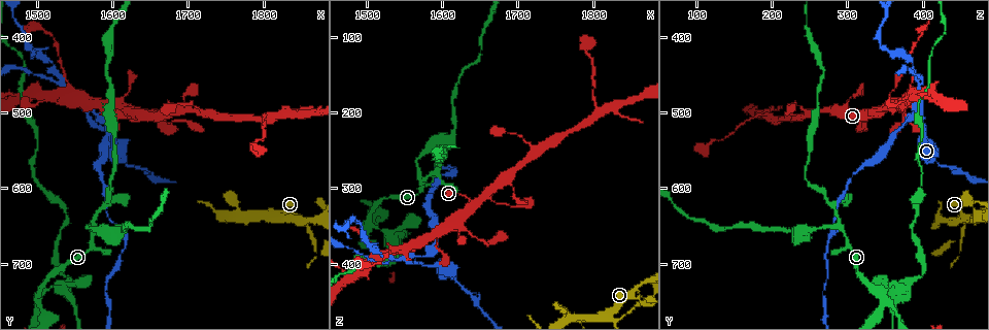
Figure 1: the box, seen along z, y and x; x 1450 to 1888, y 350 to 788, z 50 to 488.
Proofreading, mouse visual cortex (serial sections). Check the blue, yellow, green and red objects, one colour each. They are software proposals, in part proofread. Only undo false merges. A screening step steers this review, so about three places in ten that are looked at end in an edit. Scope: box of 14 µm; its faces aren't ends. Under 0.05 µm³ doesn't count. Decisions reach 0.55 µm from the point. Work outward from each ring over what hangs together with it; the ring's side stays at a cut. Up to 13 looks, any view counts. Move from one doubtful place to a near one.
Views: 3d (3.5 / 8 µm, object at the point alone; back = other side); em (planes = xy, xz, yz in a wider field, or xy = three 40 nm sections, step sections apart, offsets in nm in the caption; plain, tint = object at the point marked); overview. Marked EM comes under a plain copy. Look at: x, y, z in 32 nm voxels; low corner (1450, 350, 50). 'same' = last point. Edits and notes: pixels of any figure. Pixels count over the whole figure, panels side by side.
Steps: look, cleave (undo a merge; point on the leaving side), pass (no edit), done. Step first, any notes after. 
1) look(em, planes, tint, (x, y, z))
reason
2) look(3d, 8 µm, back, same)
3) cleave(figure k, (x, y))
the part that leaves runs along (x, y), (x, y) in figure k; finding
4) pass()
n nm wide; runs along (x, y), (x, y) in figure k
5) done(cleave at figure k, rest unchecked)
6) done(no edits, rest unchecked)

look(3d, 3.5 µm, (1560, 485, 395))
arms run side by side

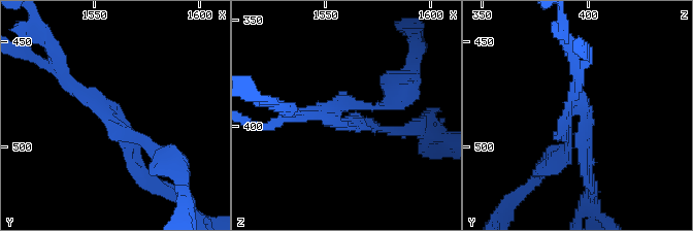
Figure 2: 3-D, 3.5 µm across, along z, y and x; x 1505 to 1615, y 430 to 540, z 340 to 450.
look(em, planes, tint, (1559, 485, 398))
shape alone is not enough

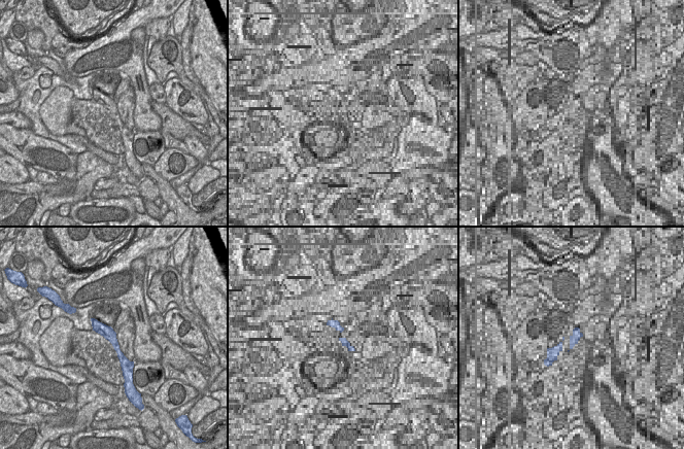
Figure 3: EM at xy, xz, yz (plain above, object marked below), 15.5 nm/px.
look(em, xy, step 1, tint, same)
another direction

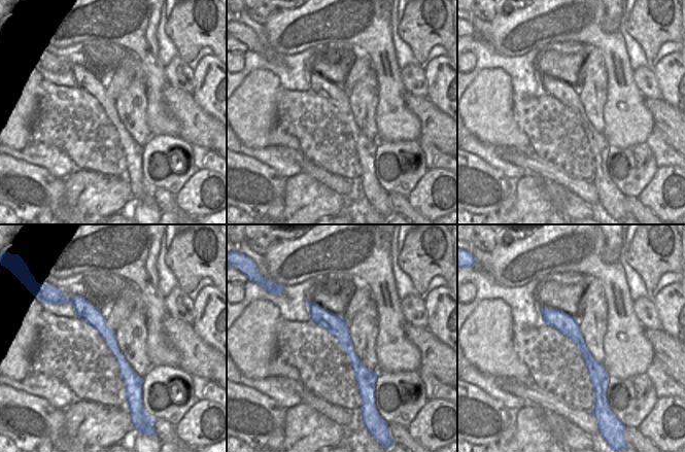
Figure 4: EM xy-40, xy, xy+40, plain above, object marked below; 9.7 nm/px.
cleave(figure 2, (114, 137))
3 arms; arms of 150, 150, 200 nm; the part that leaves runs along (109, 113), (175, 164) in figure 2; two cells meet here

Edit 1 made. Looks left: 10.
look(overview)

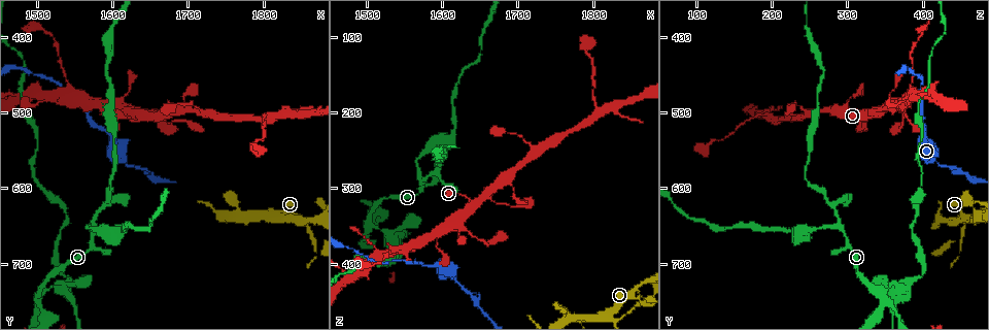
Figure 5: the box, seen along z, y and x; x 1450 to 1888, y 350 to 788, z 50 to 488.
look(3d, 3.5 µm, back, (1620, 470, 355))
narrows sharply

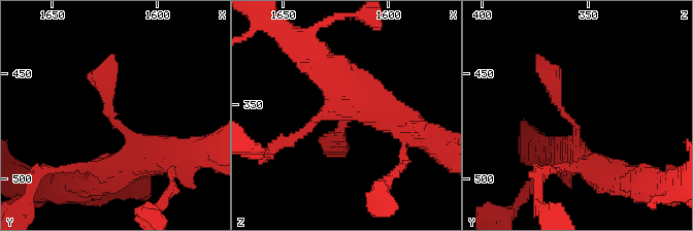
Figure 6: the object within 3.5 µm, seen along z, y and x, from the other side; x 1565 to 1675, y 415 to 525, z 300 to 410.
pass()
continuous, no second cell

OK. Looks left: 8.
look(3d, 8 µm, back, (1575, 650, 290))
a fork

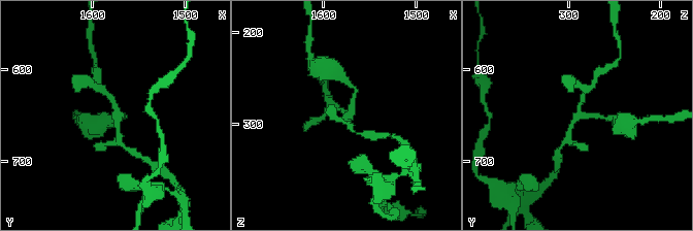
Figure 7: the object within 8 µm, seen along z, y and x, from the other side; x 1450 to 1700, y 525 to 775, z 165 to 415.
look(3d, 3.5 µm, (1572, 648, 288))
closer look

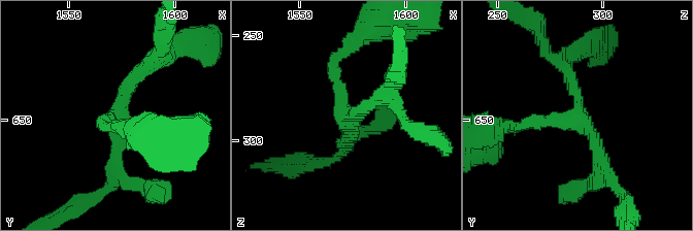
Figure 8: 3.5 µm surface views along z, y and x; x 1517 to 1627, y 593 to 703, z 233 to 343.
pass()
all the same cell

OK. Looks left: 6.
look(3d, 3.5 µm, back, (1500, 740, 340))
four or more arms meet

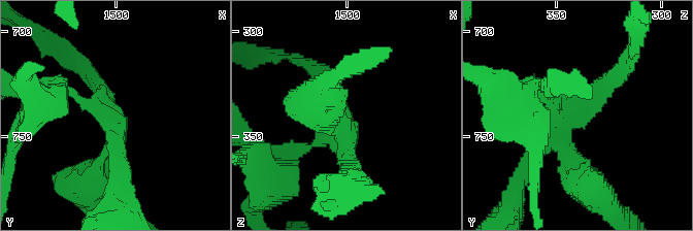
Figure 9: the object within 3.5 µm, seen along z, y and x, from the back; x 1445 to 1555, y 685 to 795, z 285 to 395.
pass()
arms of 150, 150, 200, 200 nm; runs along (323, 76), (345, 127), (292, 156) in figure 9; one cell here

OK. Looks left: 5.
look(3d, 8 µm, (1600, 495, 260))
sudden change in width

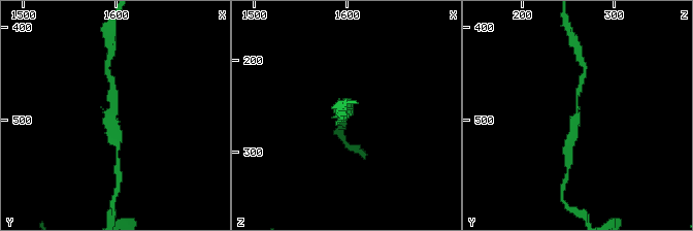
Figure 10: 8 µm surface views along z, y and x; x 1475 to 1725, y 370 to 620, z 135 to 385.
look(em, xy, step 2, tint, (1596, 492, 260))
shape alone is not enough

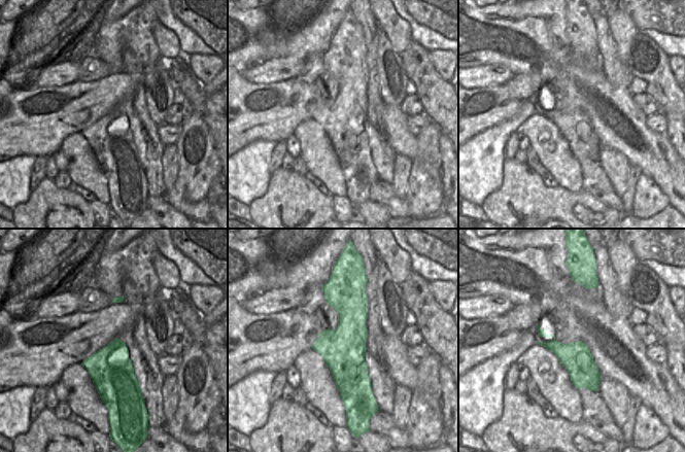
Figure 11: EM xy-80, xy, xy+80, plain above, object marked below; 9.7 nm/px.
pass()
420 nm wide; runs along (570, 141), (574, 134), (581, 81) in figure 10; all the same cell

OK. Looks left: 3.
done(cleave at figure 2, rest unchecked)

